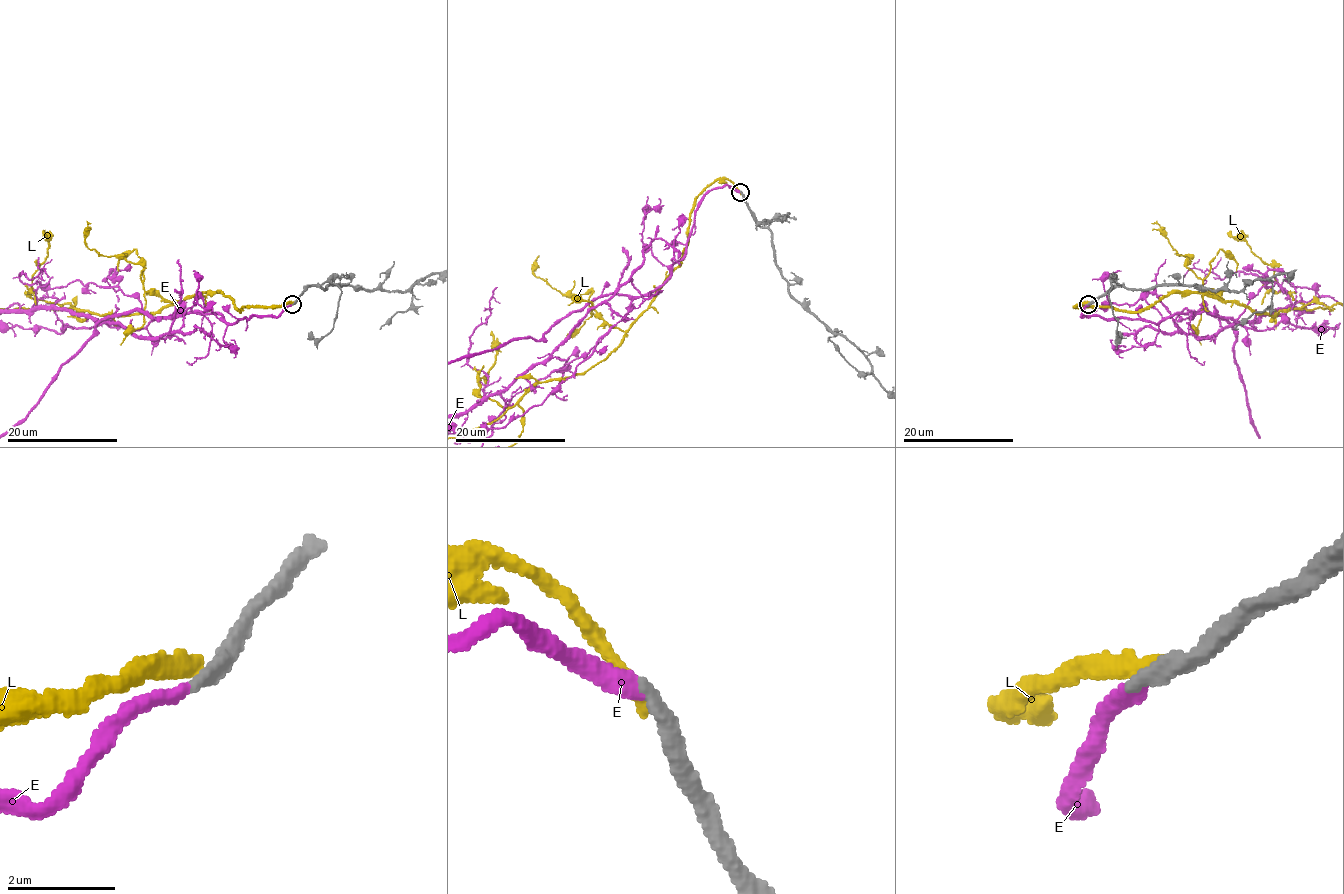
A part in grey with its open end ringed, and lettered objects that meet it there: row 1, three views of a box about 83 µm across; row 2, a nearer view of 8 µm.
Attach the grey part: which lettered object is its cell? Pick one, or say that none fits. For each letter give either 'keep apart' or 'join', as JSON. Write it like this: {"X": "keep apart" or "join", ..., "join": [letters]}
{"E": "join", "L": "keep apart", "join": ["E"]}

